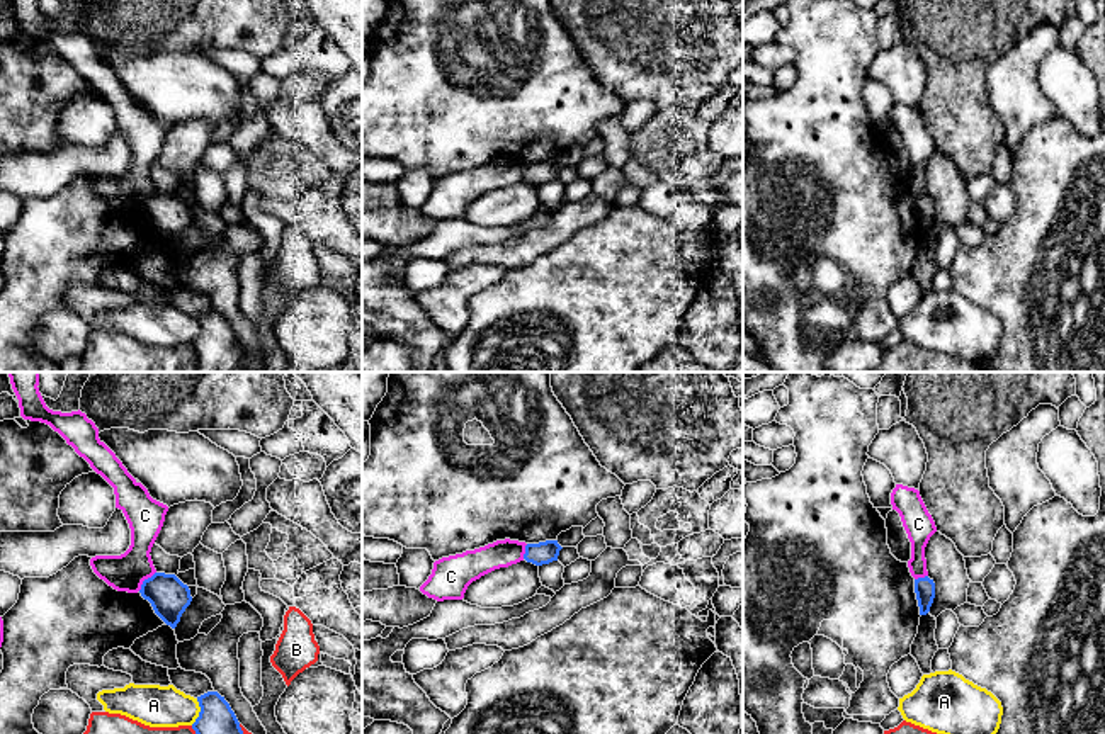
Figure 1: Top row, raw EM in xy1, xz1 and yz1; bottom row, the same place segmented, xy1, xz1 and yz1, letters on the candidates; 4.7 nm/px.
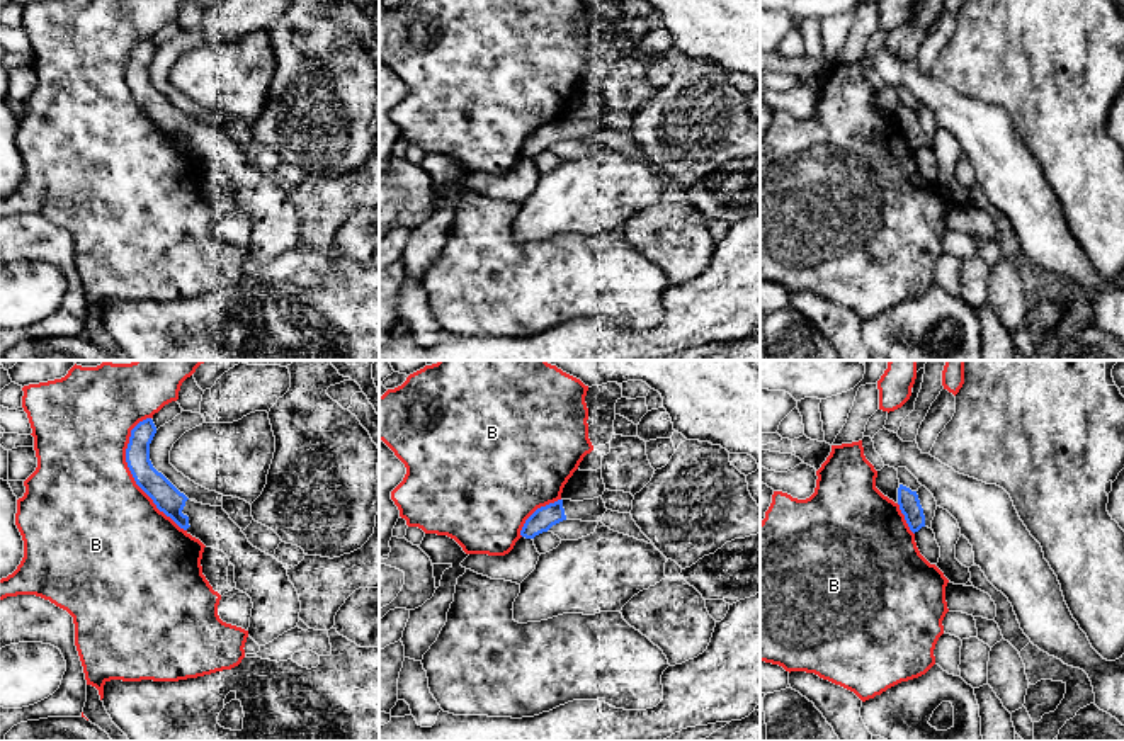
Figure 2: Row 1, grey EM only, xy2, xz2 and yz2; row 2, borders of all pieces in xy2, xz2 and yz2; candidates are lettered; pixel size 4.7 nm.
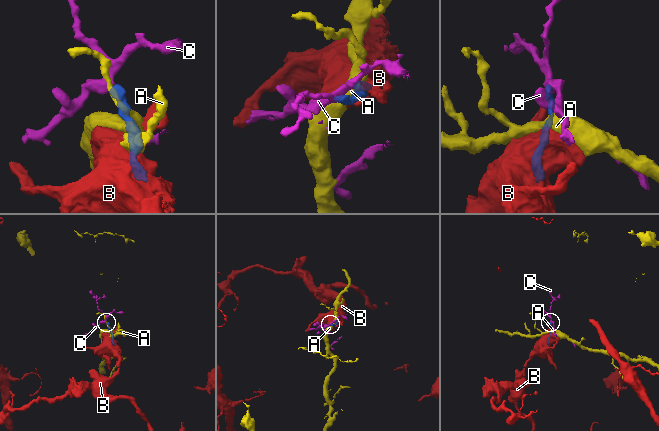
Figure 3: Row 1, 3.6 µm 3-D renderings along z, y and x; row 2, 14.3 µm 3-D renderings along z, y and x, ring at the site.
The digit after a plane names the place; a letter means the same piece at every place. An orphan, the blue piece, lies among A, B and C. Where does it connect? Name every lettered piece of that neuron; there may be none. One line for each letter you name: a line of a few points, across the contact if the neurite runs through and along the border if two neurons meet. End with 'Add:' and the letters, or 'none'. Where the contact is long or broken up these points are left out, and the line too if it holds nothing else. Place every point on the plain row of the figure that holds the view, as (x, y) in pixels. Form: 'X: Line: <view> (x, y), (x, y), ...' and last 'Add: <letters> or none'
Add: none

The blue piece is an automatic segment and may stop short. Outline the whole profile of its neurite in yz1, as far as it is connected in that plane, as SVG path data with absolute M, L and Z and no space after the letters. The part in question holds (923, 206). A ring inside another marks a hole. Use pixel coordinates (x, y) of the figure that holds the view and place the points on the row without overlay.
M928 195L915 199L915 212L920 226L920 234L926 234L935 217L935 202Z

